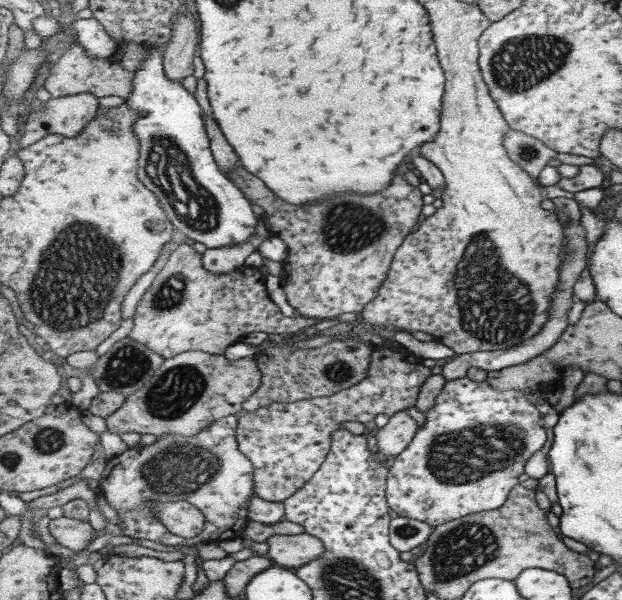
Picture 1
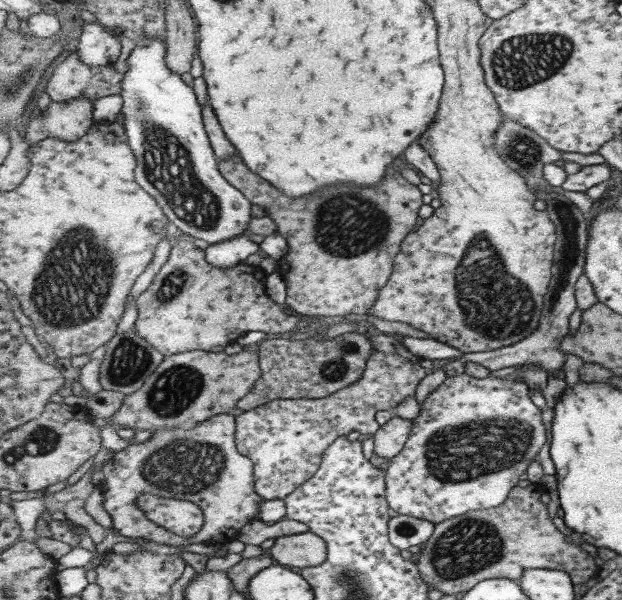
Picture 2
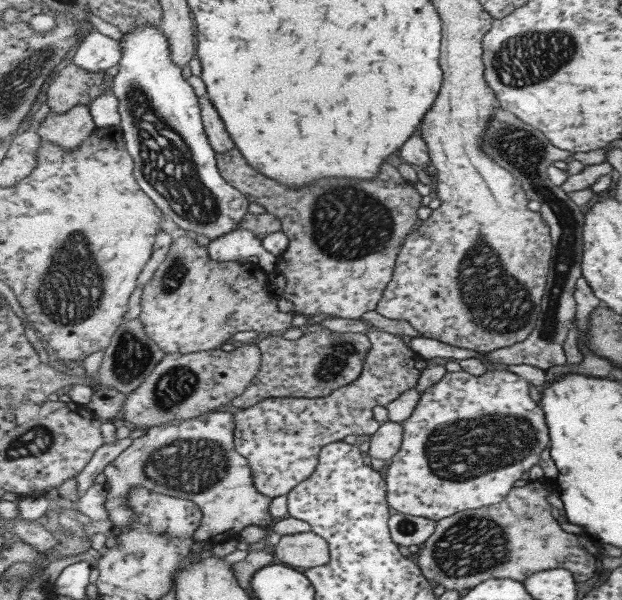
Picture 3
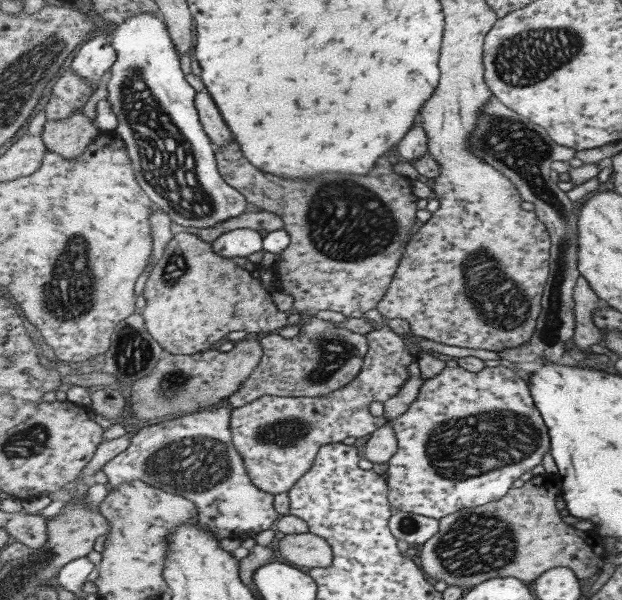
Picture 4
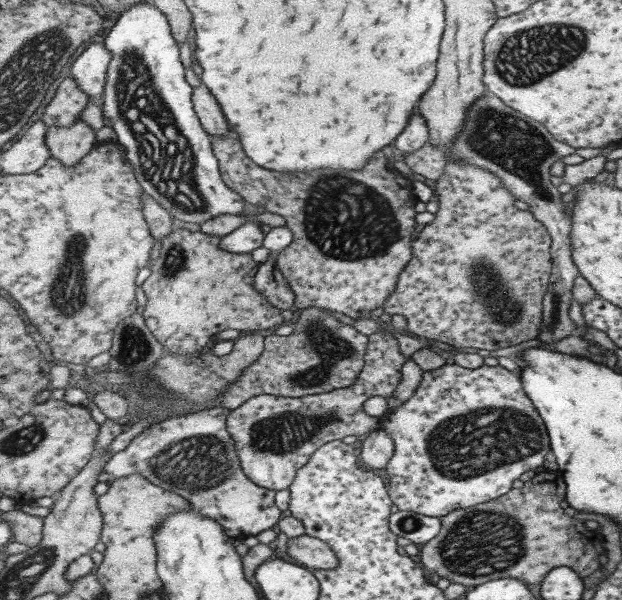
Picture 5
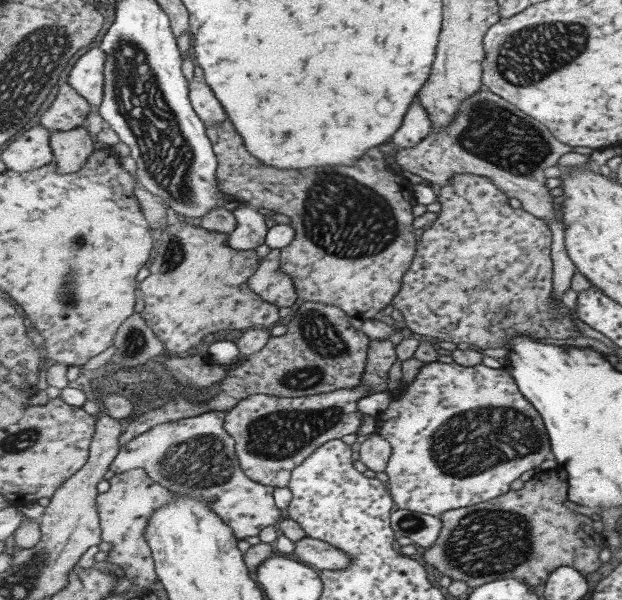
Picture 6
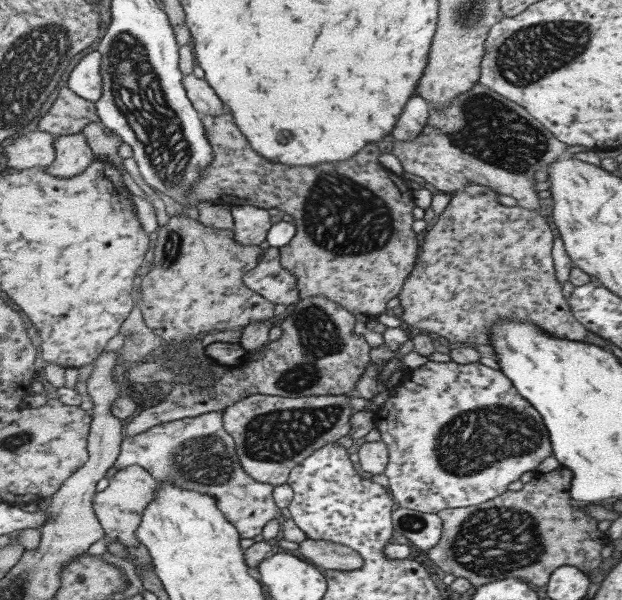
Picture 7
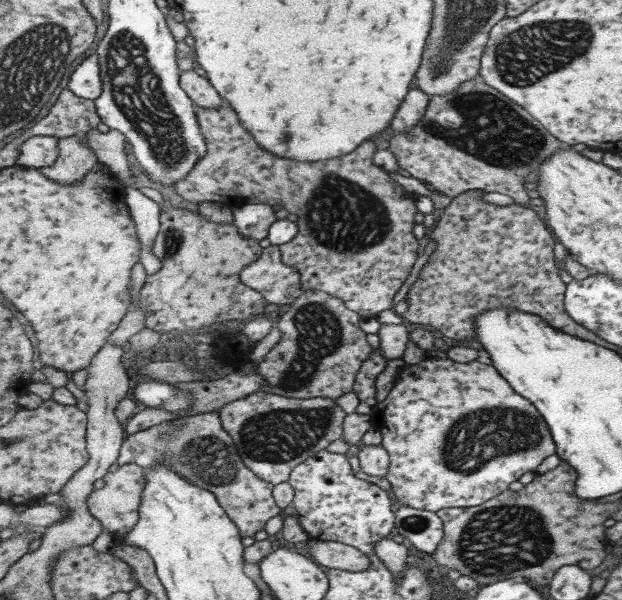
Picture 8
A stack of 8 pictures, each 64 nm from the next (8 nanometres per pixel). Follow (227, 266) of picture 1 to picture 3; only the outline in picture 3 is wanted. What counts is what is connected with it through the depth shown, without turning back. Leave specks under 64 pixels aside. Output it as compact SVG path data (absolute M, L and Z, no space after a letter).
M239 228L213 240L209 244L209 254L213 256L213 260L221 260L221 262L231 262L231 260L243 262L249 256L257 256L263 276L277 272L277 264L281 260L265 248L263 240L259 240L257 234L253 234L251 230L239 230Z

